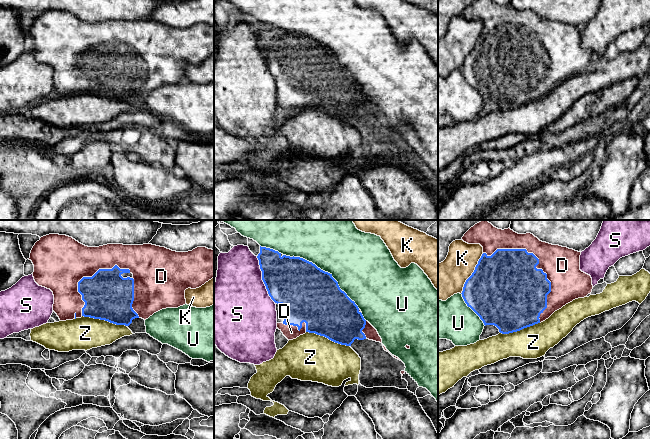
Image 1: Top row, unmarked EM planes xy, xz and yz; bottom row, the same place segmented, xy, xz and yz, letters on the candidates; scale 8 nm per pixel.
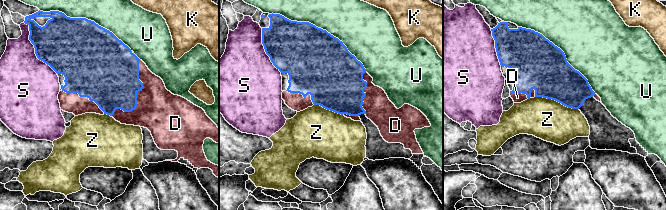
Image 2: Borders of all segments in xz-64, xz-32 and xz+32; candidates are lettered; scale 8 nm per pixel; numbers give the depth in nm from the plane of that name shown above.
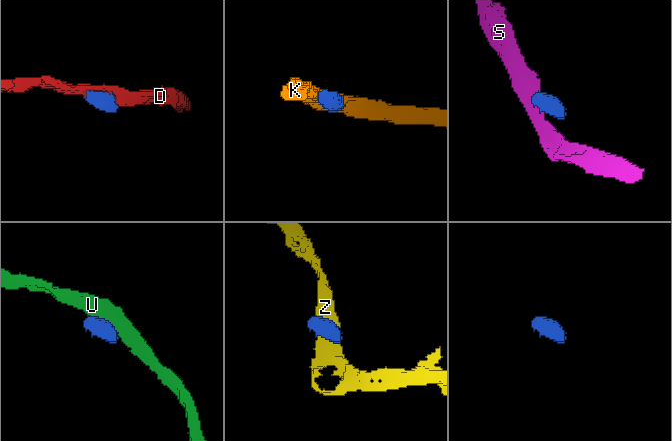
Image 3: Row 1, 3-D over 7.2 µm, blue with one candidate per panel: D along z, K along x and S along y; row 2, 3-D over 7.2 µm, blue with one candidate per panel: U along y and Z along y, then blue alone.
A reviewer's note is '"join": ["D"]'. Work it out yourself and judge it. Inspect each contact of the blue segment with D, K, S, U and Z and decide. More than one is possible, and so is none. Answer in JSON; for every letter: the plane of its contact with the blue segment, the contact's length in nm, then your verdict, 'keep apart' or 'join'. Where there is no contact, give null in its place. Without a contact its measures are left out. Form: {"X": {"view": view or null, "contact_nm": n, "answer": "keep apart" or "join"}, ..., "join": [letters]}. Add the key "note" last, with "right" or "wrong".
{"D": {"view": "yz", "contact_nm": 750, "answer": "join"}, "K": {"view": "yz", "contact_nm": 380, "answer": "keep apart"}, "S": {"view": "xz", "contact_nm": 400, "answer": "keep apart"}, "U": {"view": "xz", "contact_nm": 750, "answer": "keep apart"}, "Z": {"view": "xy", "contact_nm": 380, "answer": "keep apart"}, "join": ["D"], "note": "right"}

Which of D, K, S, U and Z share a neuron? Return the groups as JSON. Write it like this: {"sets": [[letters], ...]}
{"sets": [["D"], ["K"], ["S"], ["U"], ["Z"]]}

